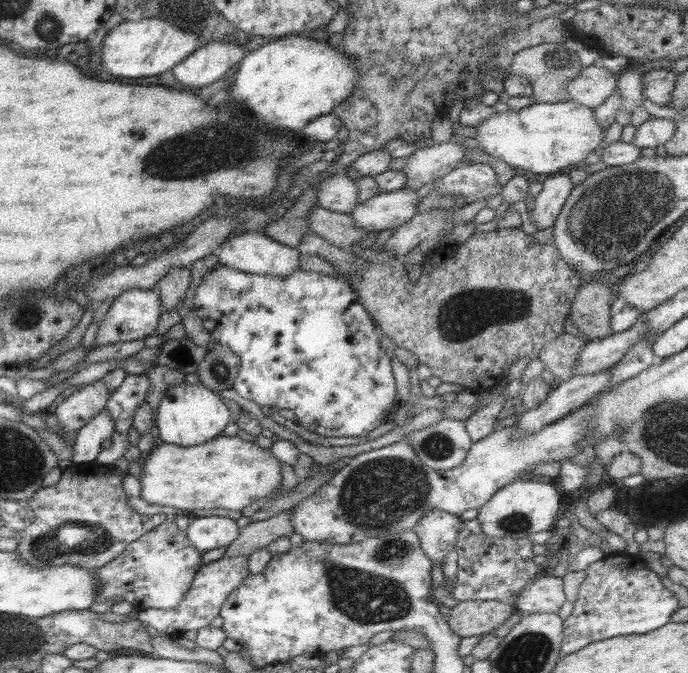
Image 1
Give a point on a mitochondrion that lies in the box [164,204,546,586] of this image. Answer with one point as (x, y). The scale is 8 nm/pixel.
(388, 489)

